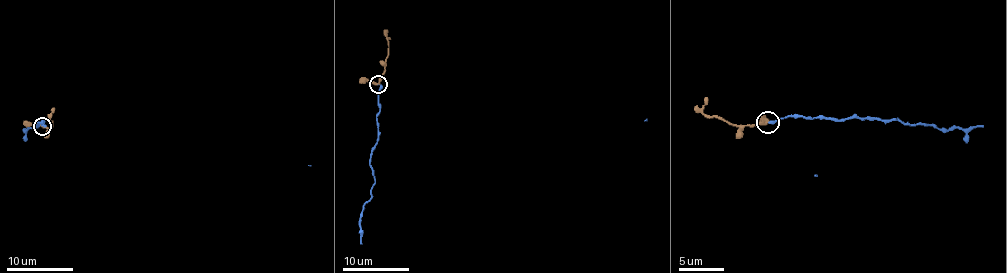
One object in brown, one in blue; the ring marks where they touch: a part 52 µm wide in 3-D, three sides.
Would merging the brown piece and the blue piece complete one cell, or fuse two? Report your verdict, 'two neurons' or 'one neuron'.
one neuron

